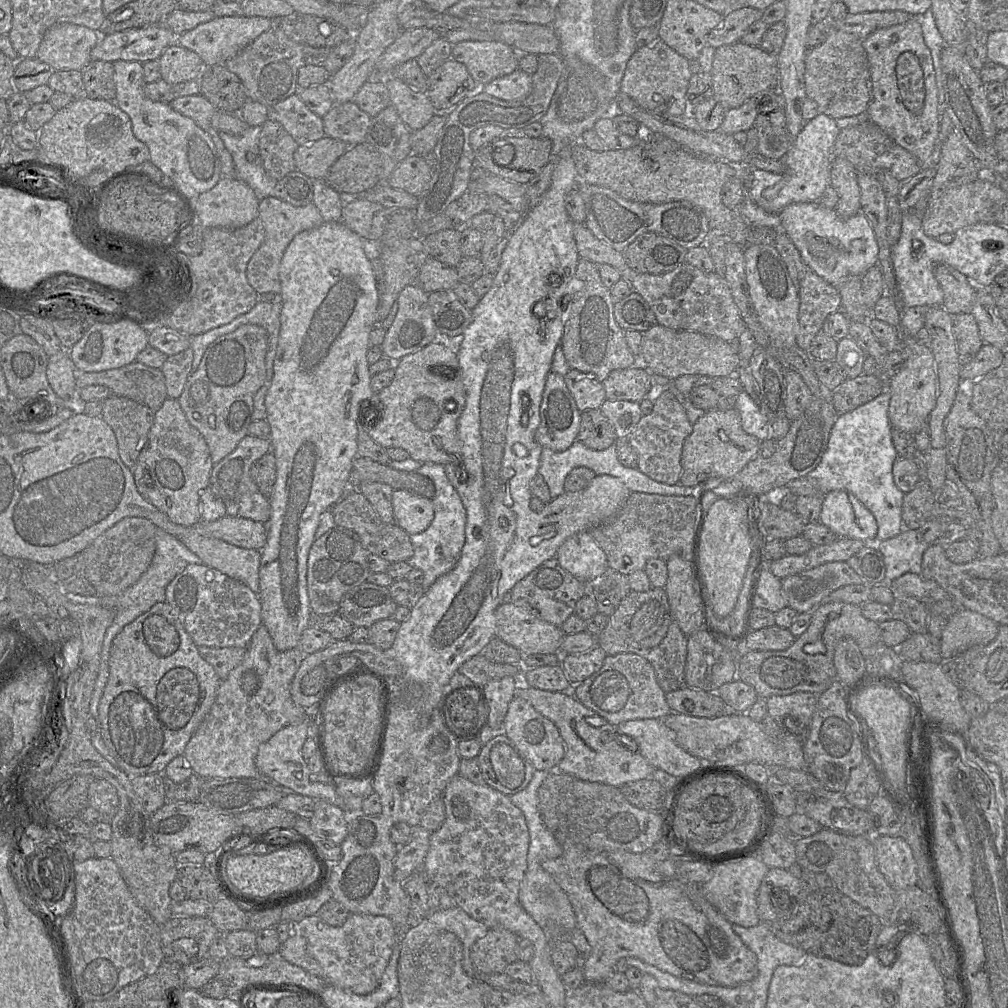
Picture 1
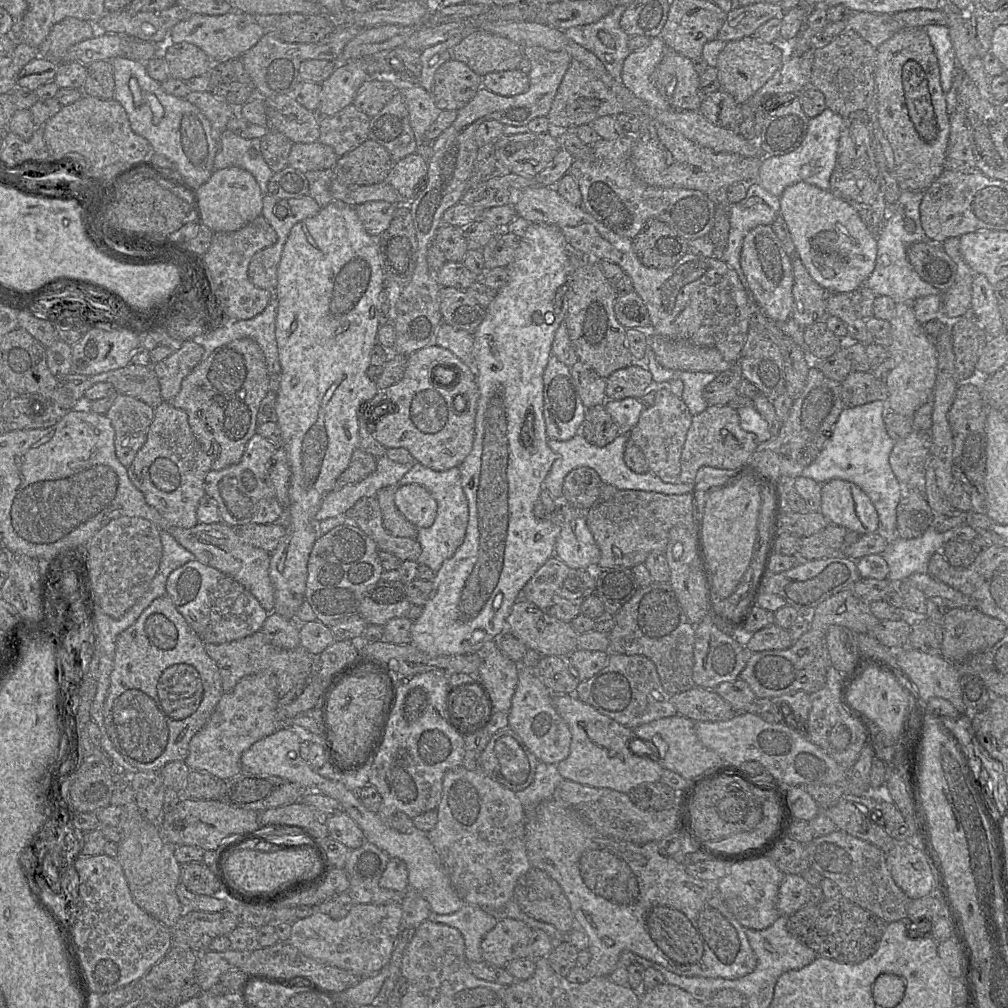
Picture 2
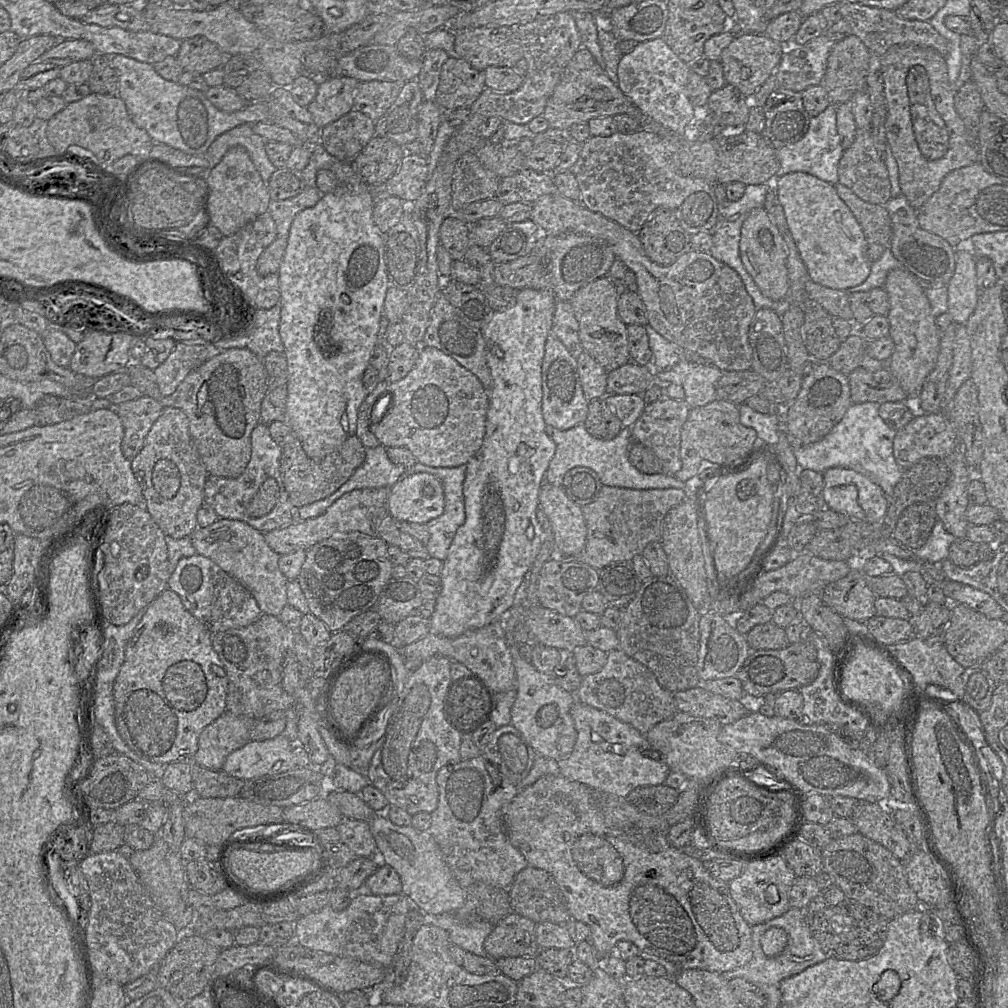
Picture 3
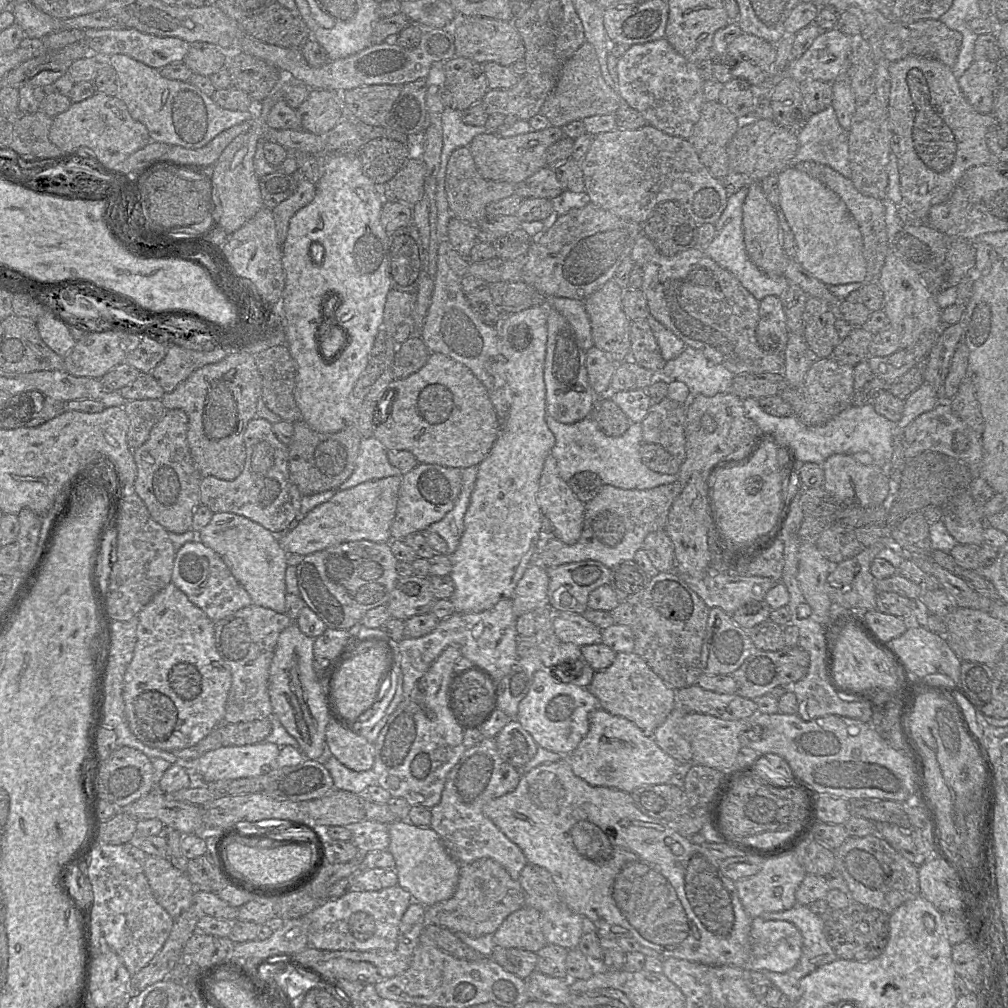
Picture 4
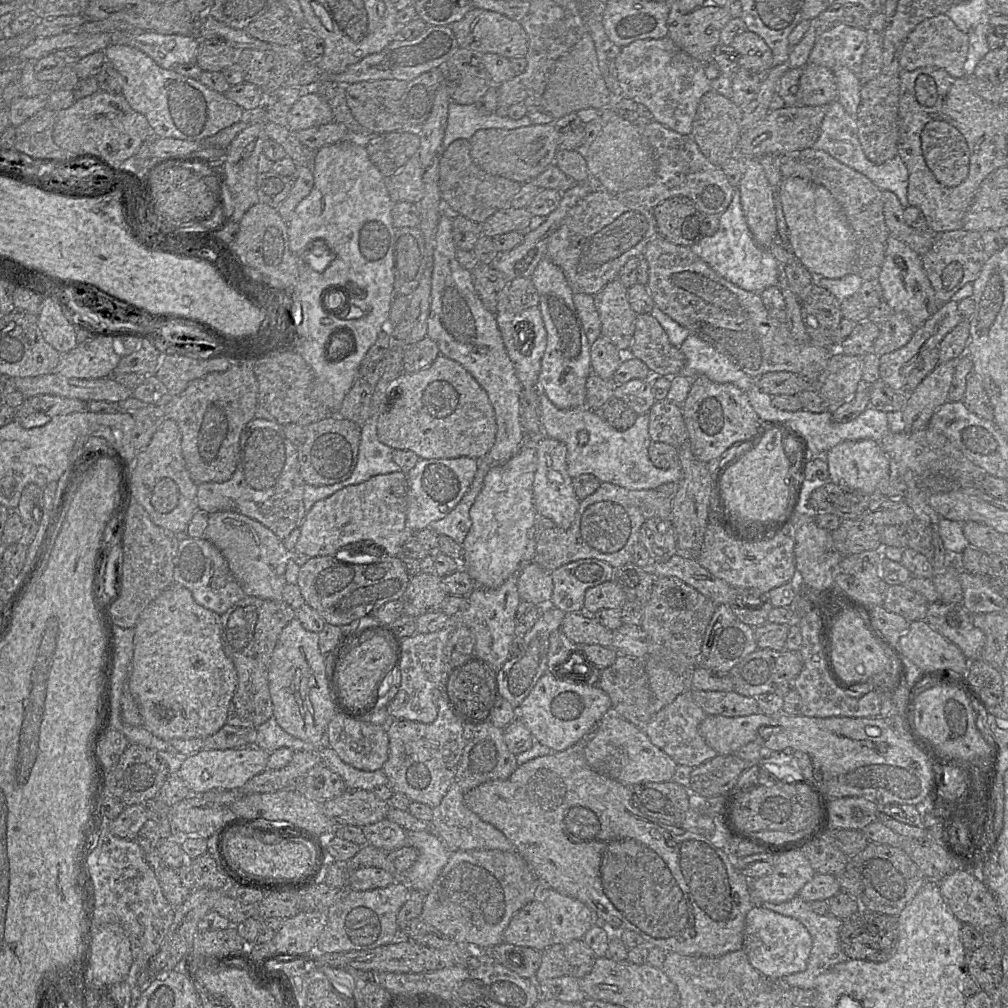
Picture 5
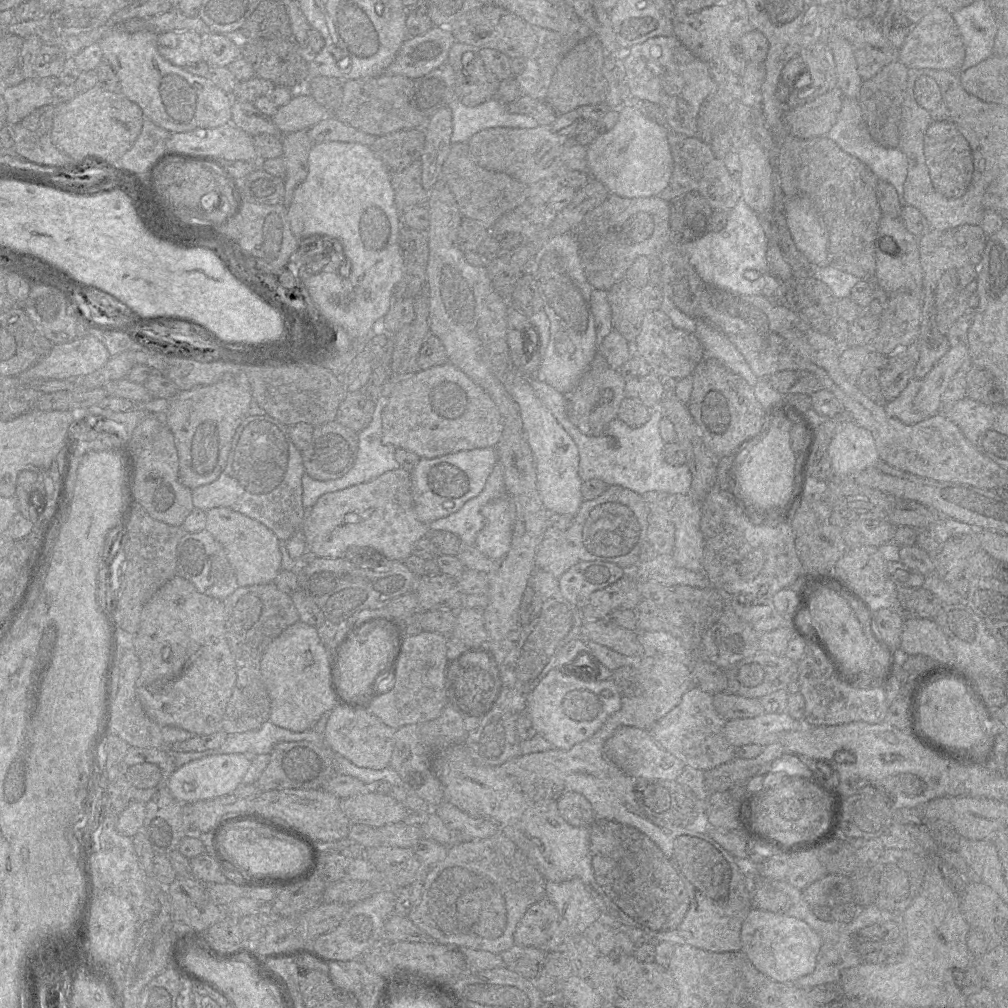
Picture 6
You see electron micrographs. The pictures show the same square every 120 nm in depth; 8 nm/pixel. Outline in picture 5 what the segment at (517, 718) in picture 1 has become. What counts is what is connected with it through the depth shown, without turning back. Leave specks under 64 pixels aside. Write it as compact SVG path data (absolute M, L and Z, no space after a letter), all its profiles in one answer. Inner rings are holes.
M546 671L517 709L517 717L535 741L553 751L563 751L593 731L603 715L611 709L611 700L605 691L597 685L576 681L574 677L563 678L566 675L569 674Z

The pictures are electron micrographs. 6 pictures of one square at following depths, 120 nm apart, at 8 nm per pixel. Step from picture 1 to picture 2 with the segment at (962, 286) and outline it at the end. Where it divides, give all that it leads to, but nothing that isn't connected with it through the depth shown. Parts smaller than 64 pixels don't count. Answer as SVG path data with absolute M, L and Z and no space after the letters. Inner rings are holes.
M915 242L908 247L907 257L919 276L942 294L955 283L957 265L940 243Z

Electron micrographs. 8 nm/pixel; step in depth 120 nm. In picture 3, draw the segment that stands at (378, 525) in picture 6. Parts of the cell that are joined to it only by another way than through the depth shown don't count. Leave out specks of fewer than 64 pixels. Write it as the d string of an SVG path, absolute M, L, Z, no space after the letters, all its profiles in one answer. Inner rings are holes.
M391 488L353 490L341 496L322 515L316 518L292 522L287 527L265 533L265 541L274 552L279 555L284 555L300 549L308 550L315 544L337 535L360 532L368 536L377 536L375 535L370 519L370 509L372 507L386 506L390 489Z

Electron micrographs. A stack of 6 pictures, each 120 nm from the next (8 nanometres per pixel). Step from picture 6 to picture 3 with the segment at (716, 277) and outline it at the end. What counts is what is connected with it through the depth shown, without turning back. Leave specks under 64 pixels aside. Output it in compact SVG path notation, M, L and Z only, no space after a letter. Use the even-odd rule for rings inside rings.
M757 184L757 185L746 185L743 196L737 201L725 202L718 216L718 220L715 228L712 231L713 245L709 251L709 254L718 261L726 264L727 266L734 269L741 277L748 294L754 301L756 310L759 309L771 309L780 317L789 309L791 303L785 297L782 300L772 300L766 297L754 282L752 276L745 269L742 259L740 257L740 240L741 240L741 229L743 222L748 217L749 213L755 208L764 207L767 192L770 188L770 184Z

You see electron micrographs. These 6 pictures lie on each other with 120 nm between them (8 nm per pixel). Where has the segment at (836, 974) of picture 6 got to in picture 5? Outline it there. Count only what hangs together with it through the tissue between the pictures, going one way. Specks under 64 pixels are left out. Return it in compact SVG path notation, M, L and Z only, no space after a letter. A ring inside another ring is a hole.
M799 896L781 902L781 903L769 903L764 902L761 904L762 907L769 910L775 911L781 915L789 916L795 918L807 929L812 939L812 948L808 958L806 968L801 972L796 972L784 976L782 979L790 986L799 987L799 988L813 988L816 978L833 967L838 963L847 961L849 958L842 951L839 944L839 932L842 927L843 920L836 918L832 915L821 916L816 914L809 905L809 902L805 902Z

